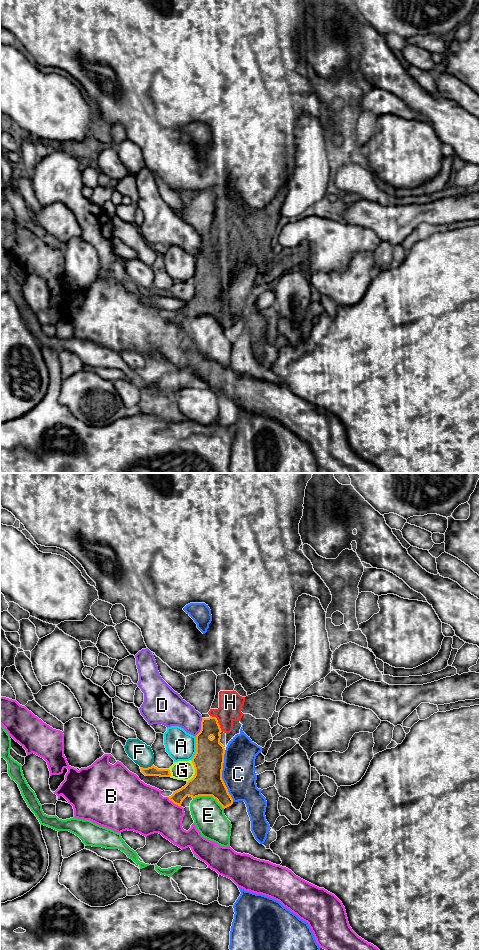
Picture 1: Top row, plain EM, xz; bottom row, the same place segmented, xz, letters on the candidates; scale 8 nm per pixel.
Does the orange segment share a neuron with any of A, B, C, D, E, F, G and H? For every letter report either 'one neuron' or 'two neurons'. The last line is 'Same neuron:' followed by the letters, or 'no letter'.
A: two neurons
B: two neurons
C: two neurons
D: two neurons
E: two neurons
F: two neurons
G: two neurons
H: one neuron
Same neuron: H

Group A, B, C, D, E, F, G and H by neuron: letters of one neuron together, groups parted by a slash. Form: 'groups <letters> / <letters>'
groups A / B / C / D / E / F / G / H

